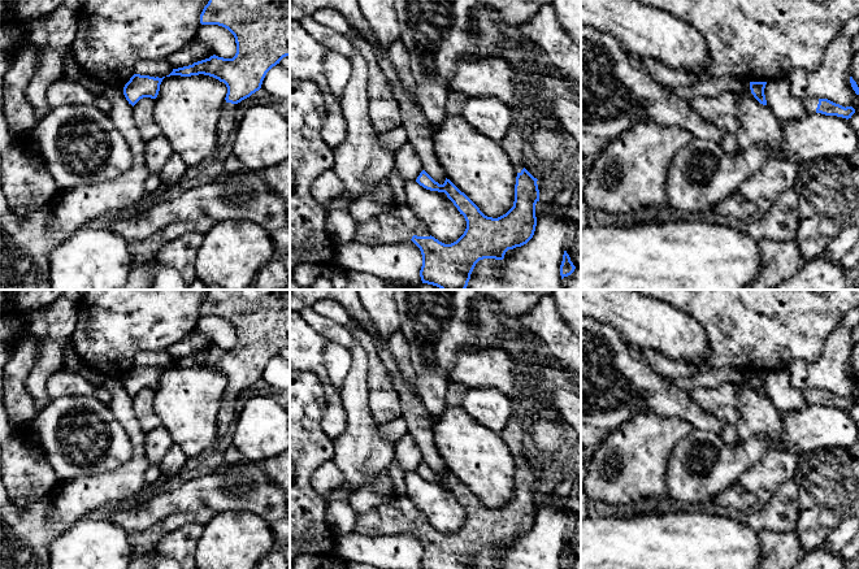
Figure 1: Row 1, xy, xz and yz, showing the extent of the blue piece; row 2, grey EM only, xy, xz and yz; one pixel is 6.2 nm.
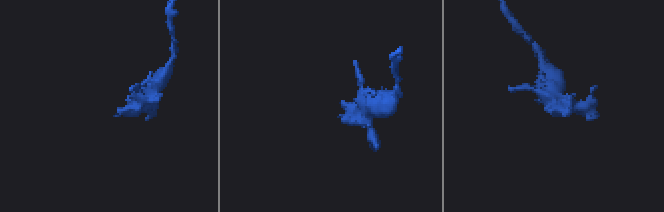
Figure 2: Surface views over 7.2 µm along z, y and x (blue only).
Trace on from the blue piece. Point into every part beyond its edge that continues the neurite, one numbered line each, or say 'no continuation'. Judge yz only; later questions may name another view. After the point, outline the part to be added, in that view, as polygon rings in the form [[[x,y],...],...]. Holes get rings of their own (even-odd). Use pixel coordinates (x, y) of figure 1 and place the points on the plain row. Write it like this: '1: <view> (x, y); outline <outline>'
1: yz (808, 394); outline [[[803,388],[802,390],[803,398],[808,404],[816,404],[816,399],[819,395],[819,390],[816,388]]]

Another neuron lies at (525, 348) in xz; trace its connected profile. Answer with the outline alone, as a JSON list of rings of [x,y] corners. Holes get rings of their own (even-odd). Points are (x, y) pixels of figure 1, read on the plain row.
[[[520,323],[517,329],[522,338],[515,347],[515,356],[519,360],[532,361],[538,366],[543,368],[543,357],[537,351],[535,344],[541,340],[528,326]]]

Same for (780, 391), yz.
[[[788,369],[767,373],[764,386],[767,398],[778,412],[802,411],[810,405],[803,398],[802,390],[791,385]]]

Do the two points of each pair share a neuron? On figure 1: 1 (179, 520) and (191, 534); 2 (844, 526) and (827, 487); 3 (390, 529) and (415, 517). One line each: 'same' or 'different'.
1: different
2: different
3: same

